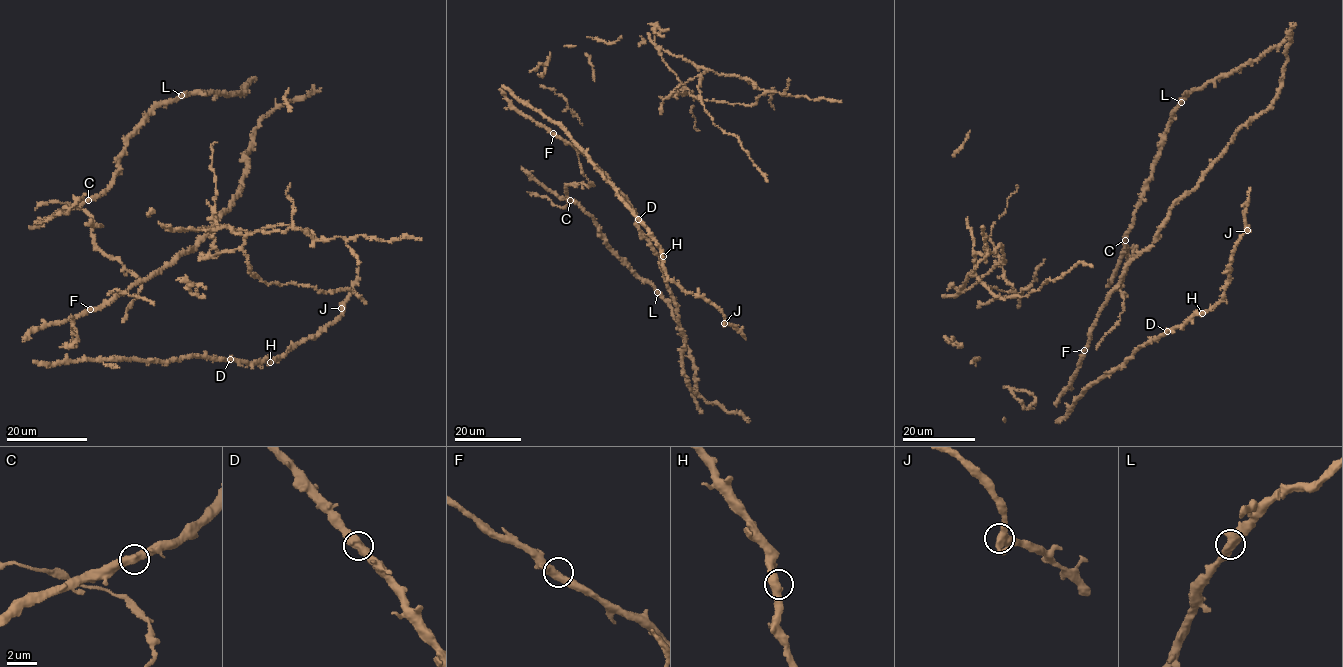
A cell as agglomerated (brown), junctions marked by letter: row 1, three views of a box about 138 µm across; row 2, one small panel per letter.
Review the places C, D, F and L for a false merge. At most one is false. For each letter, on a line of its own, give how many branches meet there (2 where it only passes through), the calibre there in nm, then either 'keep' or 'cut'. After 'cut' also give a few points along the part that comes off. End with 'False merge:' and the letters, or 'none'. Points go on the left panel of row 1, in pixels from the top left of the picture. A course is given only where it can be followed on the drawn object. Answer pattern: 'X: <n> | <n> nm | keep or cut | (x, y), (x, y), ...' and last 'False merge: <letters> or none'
C: 2 | 550 nm | keep
D: 2 | 600 nm | keep
F: 2 | 550 nm | keep
L: 2 | 600 nm | keep
False merge: none

